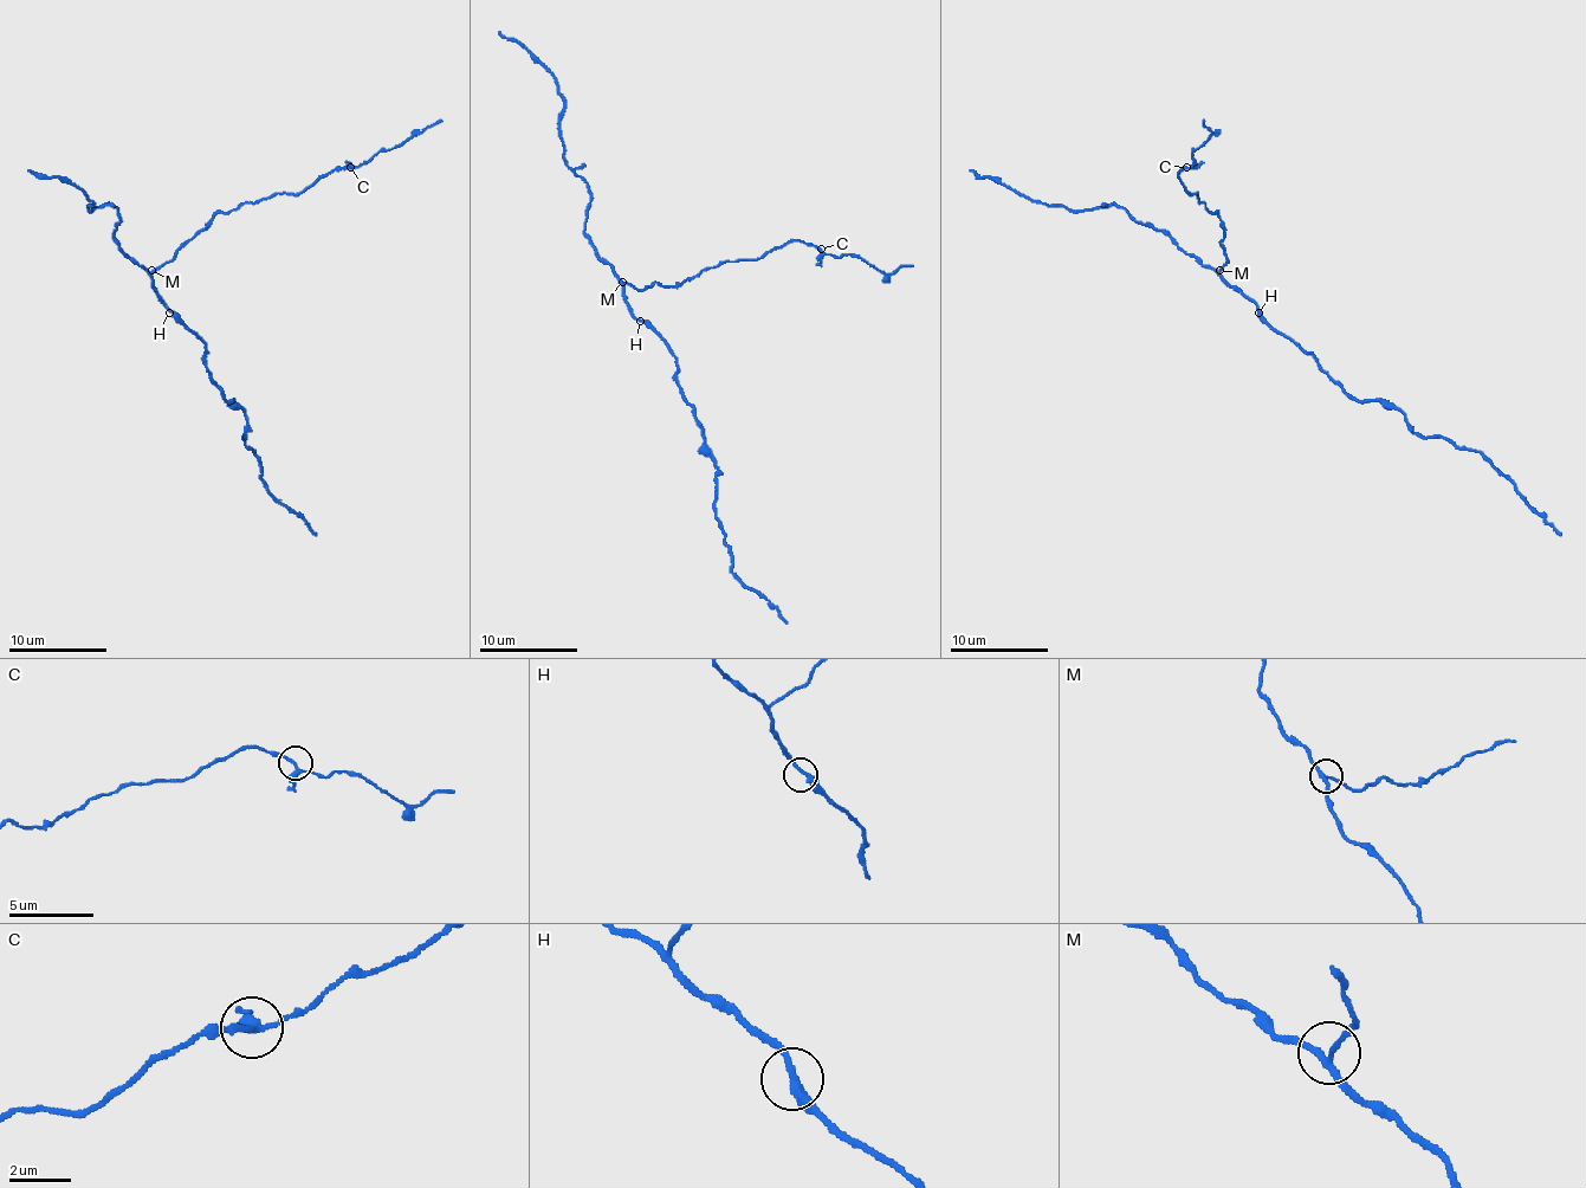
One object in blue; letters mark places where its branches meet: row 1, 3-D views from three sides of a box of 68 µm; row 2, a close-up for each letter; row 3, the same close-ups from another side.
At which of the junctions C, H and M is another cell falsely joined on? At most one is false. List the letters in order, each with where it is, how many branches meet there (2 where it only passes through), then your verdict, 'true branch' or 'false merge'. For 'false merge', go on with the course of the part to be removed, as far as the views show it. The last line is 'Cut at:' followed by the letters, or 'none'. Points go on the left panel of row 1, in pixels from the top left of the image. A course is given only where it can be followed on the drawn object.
C: place (350, 167); branches 3; true branch
H: place (169, 312); branches 2; true branch
M: place (151, 270); branches 3; true branch
Cut at: none

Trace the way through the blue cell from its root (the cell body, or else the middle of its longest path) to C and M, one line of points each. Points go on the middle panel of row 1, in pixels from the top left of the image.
C: (642, 321), (622, 294), (622, 282), (638, 289), (679, 286), (703, 269), (759, 259), (791, 240), (821, 250)
M: (642, 321), (633, 314), (622, 294), (622, 282)

